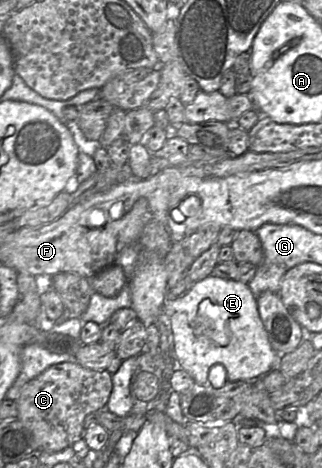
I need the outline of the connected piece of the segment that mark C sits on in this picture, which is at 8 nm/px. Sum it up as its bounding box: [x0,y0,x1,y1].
[17,361,112,452]

